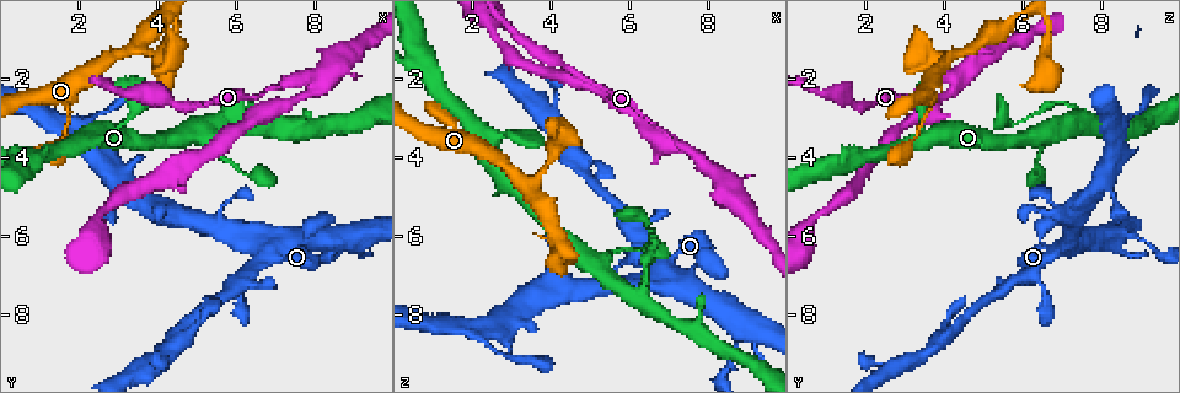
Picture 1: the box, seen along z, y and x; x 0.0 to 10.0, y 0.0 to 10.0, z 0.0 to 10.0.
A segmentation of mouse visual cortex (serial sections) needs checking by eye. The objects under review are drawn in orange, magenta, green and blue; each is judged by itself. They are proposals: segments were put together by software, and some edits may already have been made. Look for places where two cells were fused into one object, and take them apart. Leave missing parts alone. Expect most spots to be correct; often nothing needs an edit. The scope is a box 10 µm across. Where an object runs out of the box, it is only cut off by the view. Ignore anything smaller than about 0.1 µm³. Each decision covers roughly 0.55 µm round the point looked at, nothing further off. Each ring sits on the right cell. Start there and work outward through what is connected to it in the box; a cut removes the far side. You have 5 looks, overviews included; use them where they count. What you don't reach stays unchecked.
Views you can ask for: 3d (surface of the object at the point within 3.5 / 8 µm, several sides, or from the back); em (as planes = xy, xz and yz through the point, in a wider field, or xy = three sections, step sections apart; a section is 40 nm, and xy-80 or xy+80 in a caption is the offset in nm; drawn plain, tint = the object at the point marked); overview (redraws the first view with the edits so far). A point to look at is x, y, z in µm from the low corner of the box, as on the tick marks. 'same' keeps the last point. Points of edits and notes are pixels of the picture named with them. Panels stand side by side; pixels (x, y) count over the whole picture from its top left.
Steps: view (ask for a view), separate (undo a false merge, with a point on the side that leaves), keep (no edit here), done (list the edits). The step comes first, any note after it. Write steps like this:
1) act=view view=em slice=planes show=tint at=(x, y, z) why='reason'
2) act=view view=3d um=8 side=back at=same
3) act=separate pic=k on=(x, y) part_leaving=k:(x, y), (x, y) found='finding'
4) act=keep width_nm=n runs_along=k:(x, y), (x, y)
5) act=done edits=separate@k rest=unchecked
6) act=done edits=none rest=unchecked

act=view view=3d um=8 at=(3.30, 1.25, 4.60) why='side arm on a straight run'

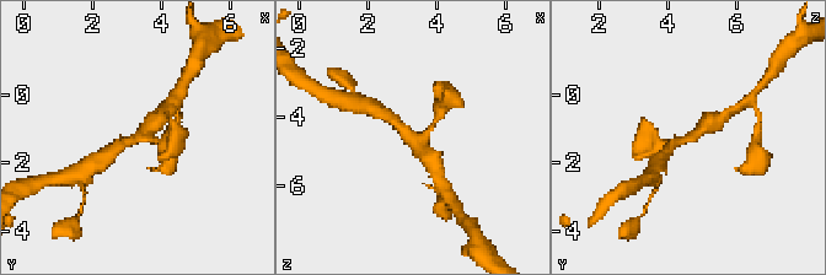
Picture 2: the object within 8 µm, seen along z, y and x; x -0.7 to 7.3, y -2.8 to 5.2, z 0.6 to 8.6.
act=view view=3d um=3.5 at=same why='closer look'

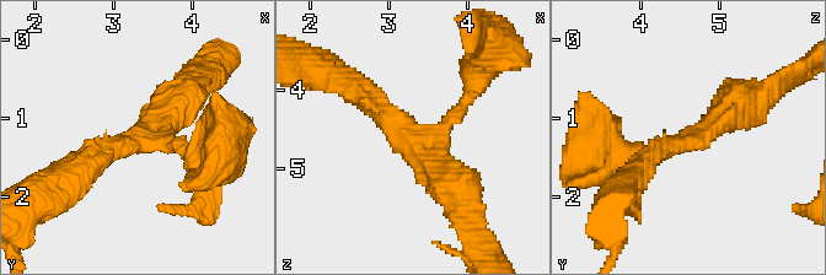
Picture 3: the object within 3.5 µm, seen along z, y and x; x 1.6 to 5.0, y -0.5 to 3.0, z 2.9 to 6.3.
act=view view=em slice=xy step=2 show=tint at=(3.20, 1.25, 4.65) why='need the tissue'

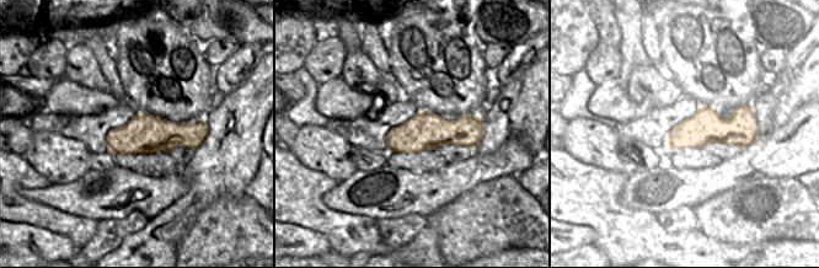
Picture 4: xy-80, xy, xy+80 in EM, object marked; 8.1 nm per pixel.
act=keep arm_widths_nm=200,300,400 runs_along=3:(352, 89), (454, 192) found='one cell here'

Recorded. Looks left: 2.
act=view view=3d um=3.5 at=(6.15, 3.10, 7.60) why='narrows sharply'

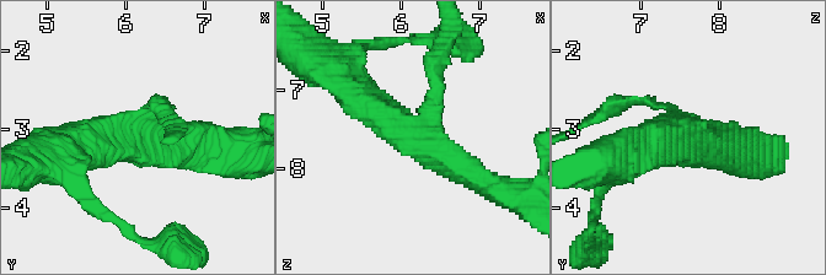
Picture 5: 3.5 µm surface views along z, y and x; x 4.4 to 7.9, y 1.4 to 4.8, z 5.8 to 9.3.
act=view view=em slice=xy step=3 show=tint at=(6.15, 3.05, 7.60) arms=3 arm_widths_nm=100,350,450

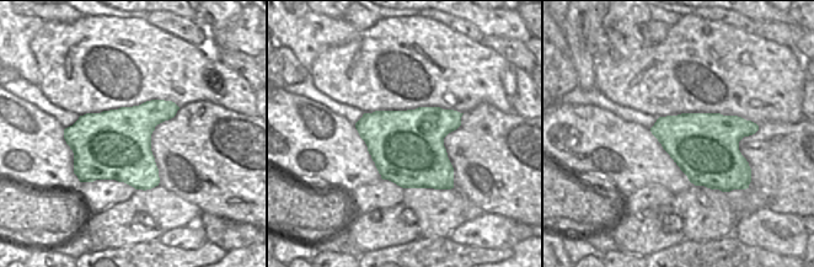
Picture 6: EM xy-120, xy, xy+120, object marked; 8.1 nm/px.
act=keep runs_along=5:(346, 85), (433, 155), (478, 179) found='one cell here'

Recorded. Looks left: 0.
act=done edits=none rest=unchecked

